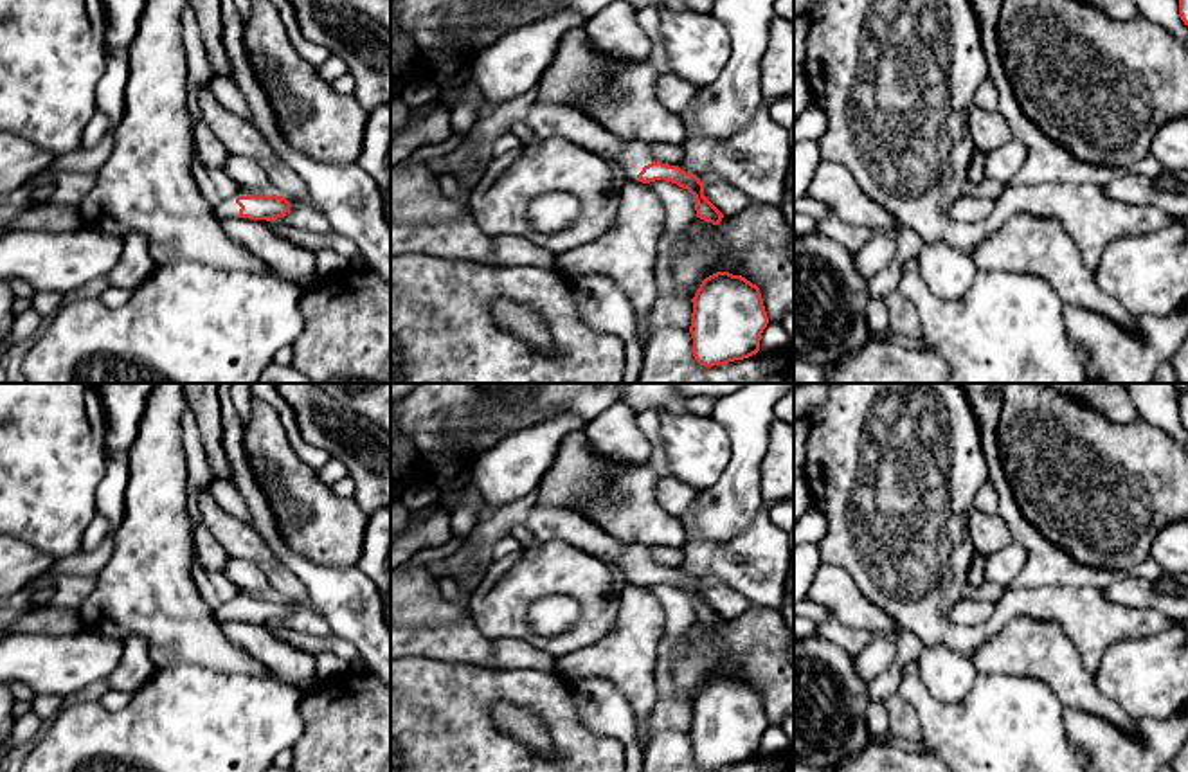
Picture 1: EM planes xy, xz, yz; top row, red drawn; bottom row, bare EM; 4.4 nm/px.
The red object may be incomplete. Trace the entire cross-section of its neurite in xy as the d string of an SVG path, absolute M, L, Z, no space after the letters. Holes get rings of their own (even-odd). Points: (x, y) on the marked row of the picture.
M239 189L236 196L216 203L214 211L220 221L227 218L248 218L270 221L275 218L284 218L286 212L290 211L290 202L277 194L257 196Z

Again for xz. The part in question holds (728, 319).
M716 272L702 281L691 302L689 333L700 365L725 365L760 351L769 317L756 284Z

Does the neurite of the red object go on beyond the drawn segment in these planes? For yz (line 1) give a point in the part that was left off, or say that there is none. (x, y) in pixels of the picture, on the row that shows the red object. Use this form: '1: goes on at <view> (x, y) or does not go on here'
1: does not go on here

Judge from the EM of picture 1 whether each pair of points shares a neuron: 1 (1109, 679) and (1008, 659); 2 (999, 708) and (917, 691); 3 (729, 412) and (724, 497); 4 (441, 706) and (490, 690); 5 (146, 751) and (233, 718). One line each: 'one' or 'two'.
1: two
2: one
3: one
4: one
5: one

